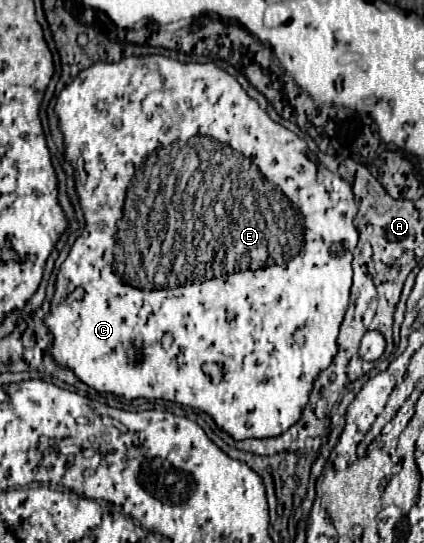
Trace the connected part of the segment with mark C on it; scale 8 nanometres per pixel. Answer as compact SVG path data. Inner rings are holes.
M131 56L115 64L97 62L61 90L55 112L65 136L64 158L75 166L75 161L83 156L87 182L77 190L85 212L85 230L81 238L75 240L59 270L55 298L45 320L53 334L53 358L99 392L127 400L163 398L199 408L235 440L269 438L284 433L301 418L315 376L327 368L337 354L337 332L349 304L353 252L359 240L353 226L357 204L351 184L331 172L319 176L319 164L309 160L305 140L273 122L269 114L247 96L237 78L215 64L183 64L167 56ZM195 134L209 134L221 140L221 144L237 148L237 152L249 156L249 160L289 196L293 206L303 214L305 248L285 266L259 268L257 272L245 270L225 278L167 290L137 290L113 272L117 220L121 220L125 192L149 154L163 148L165 142L189 140L189 136ZM167 330L173 334L171 350L161 346L161 338Z

